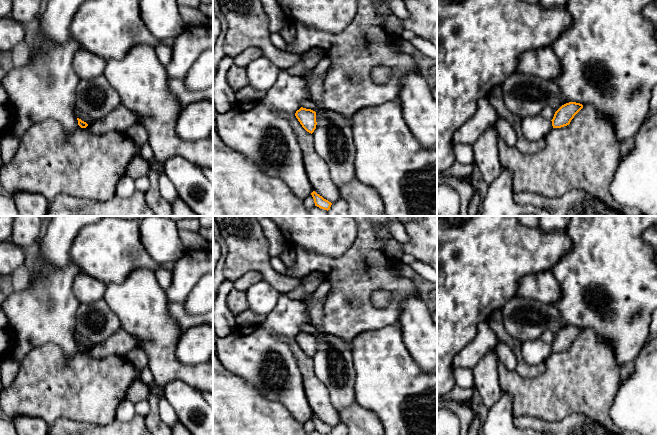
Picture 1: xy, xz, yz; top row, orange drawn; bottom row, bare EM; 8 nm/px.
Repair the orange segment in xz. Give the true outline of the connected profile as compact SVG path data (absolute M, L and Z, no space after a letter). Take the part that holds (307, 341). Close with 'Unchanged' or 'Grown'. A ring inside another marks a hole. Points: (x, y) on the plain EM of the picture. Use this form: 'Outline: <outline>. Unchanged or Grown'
Outline: M301 331L296 335L295 340L307 356L311 358L314 356L317 349L315 335Z. Unchanged

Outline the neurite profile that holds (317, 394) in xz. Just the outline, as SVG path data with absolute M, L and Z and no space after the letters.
M275 334L275 336L286 341L291 347L291 351L302 375L305 395L313 411L313 415L331 427L339 424L341 422L340 414L331 403L329 390L316 377L312 358L302 351L295 338L286 338L278 334Z

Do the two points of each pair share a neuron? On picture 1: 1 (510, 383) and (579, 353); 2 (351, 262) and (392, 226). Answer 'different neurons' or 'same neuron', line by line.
1: same neuron
2: different neurons

